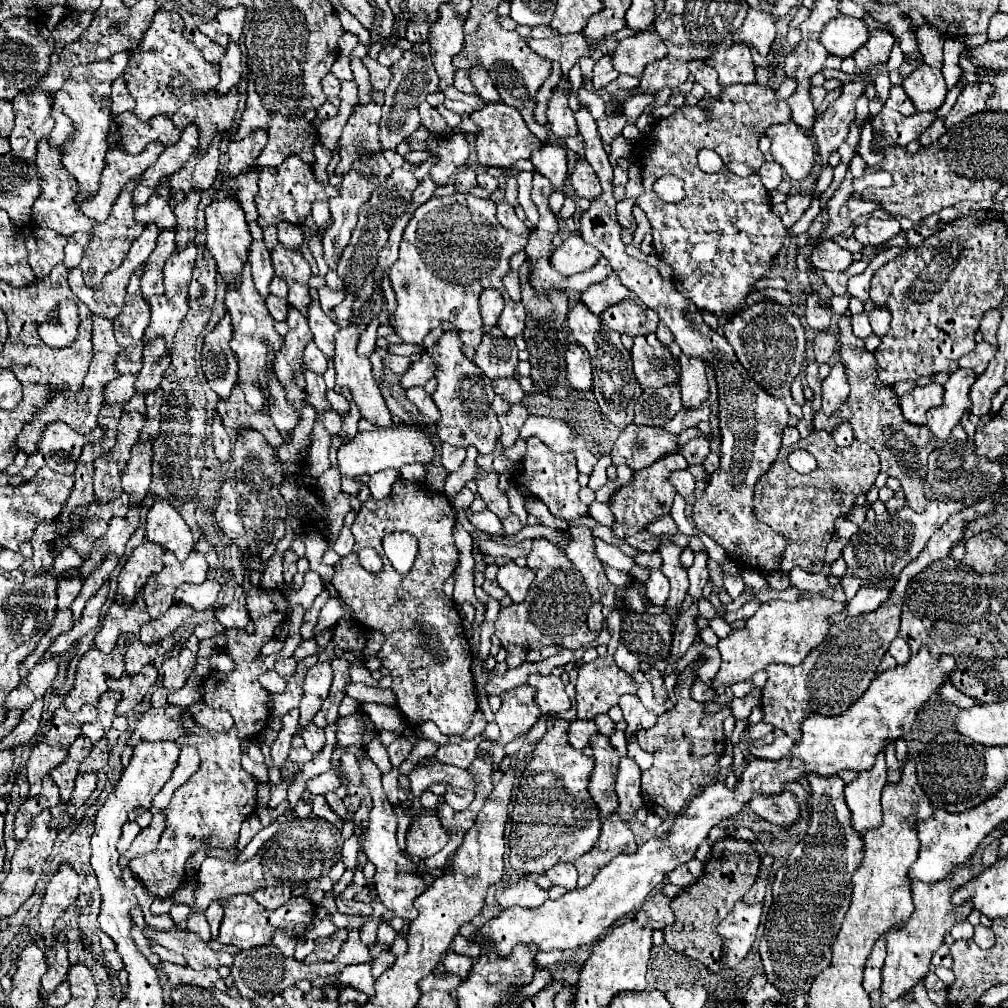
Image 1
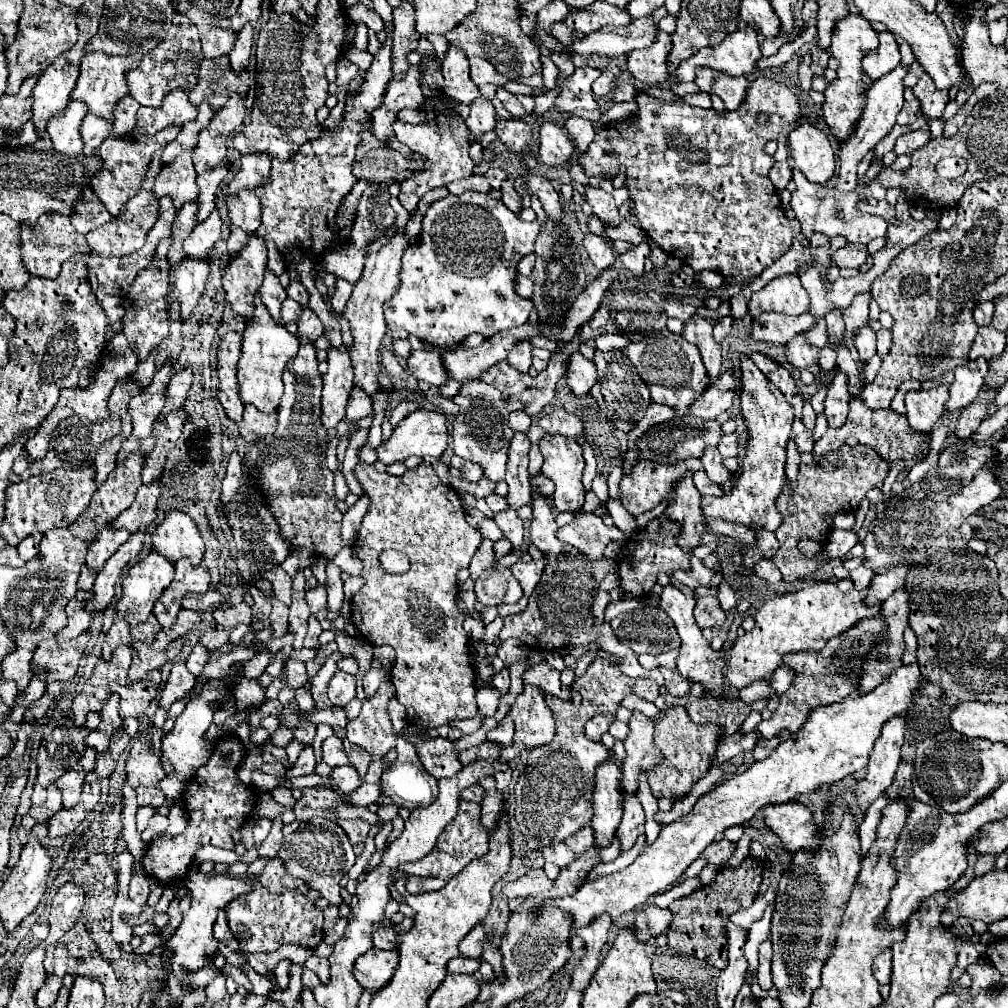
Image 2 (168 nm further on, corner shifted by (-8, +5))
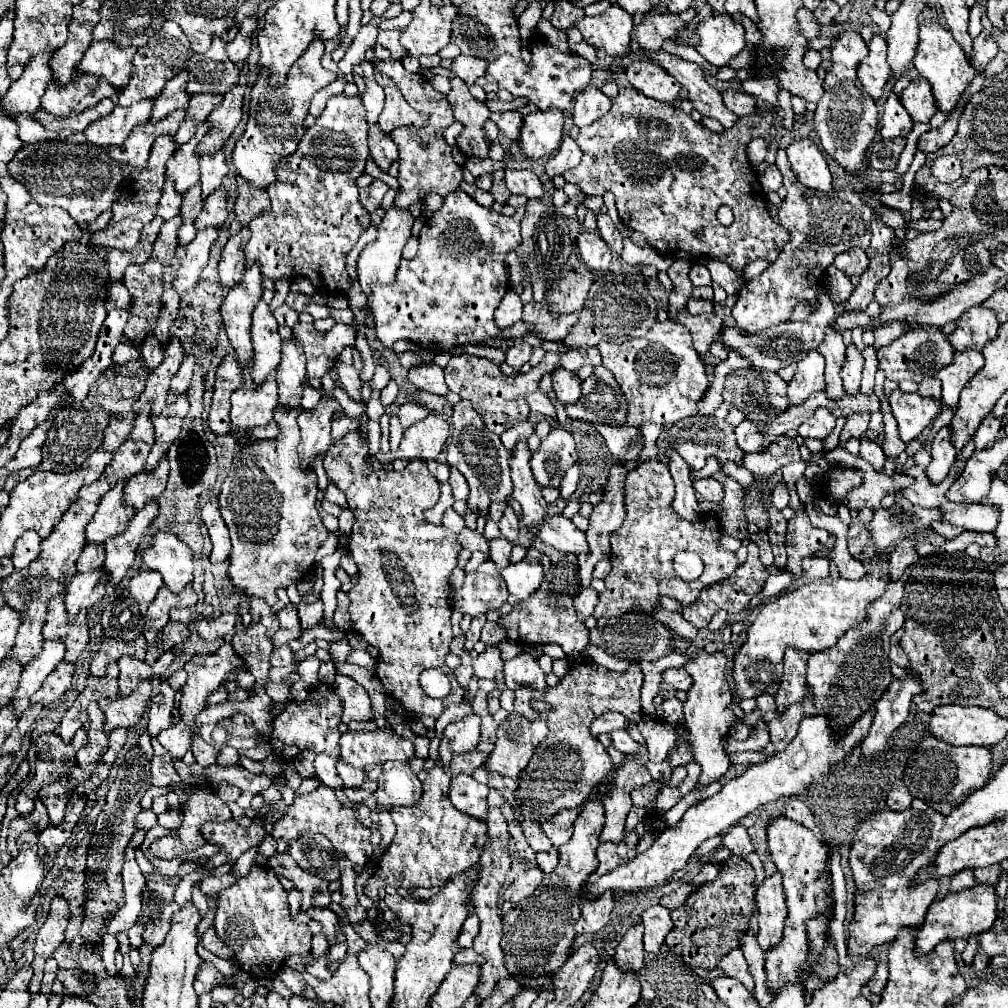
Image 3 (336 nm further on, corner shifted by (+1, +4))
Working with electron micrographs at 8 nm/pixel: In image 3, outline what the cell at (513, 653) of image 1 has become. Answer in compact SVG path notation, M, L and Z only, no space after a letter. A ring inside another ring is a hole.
M488 646L482 654L474 658L474 674L478 678L492 680L504 668L504 660L500 656L498 646Z

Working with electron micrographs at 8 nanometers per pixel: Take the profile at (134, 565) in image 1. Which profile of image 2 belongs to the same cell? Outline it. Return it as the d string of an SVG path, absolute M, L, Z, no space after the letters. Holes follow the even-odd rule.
M153 551L133 565L121 585L123 595L115 607L117 617L127 621L131 627L143 623L153 609L153 603L159 599L163 589L169 587L173 579L173 565L155 555Z

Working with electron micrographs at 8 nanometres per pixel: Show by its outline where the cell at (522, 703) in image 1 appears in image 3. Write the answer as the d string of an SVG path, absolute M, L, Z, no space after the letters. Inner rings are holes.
M508 716L498 726L496 746L484 762L486 770L496 770L504 776L518 776L530 762L536 746L548 736L548 726L544 720L514 720L514 716Z

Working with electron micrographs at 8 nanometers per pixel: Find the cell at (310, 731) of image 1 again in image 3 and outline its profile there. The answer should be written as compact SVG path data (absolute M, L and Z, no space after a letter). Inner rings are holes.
M318 754L316 760L314 760L314 768L316 768L316 776L322 780L322 784L330 786L330 788L336 788L336 786L342 786L342 780L336 772L336 764L338 764L338 758L330 756L330 754Z

